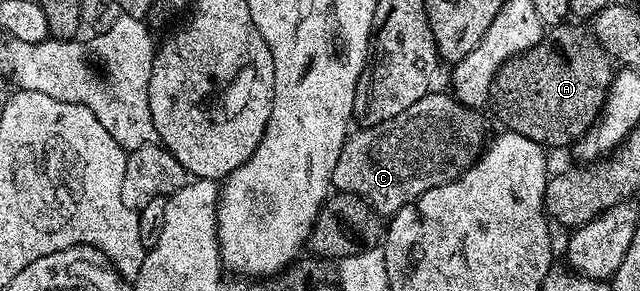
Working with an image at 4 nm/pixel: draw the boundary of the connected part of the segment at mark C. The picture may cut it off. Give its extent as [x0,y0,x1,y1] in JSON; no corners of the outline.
[333,93,484,217]

